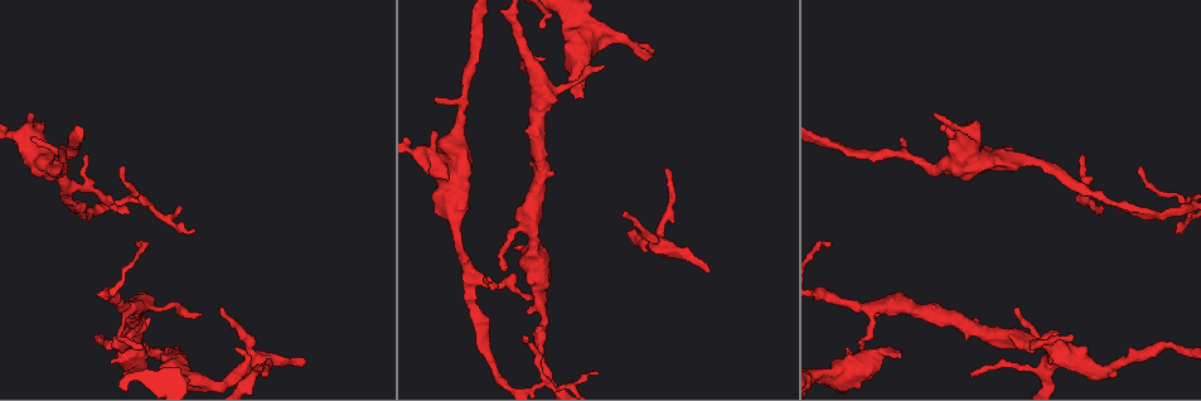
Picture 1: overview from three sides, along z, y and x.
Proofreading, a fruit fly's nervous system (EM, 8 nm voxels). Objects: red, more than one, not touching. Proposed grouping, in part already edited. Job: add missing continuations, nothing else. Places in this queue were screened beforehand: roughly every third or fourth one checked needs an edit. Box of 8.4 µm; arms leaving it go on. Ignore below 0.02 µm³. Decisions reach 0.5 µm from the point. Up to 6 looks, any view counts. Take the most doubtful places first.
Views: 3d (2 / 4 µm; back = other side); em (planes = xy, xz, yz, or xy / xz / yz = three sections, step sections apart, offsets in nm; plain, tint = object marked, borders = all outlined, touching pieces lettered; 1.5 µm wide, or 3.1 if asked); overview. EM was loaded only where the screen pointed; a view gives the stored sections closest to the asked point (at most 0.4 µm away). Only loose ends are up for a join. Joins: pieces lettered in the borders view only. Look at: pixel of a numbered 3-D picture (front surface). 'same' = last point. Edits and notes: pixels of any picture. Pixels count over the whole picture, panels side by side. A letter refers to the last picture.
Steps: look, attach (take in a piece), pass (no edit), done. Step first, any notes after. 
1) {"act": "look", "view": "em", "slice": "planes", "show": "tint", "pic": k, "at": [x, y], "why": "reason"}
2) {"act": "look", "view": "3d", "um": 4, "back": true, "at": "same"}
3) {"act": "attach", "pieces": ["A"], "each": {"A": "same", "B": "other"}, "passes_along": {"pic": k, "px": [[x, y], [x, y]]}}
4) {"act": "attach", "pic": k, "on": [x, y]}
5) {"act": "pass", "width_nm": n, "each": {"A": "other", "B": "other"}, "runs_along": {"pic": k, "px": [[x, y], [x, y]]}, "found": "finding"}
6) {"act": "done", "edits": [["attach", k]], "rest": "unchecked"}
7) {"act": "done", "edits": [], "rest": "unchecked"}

{"act": "look", "view": "em", "slice": "xz", "step": 4, "show": "borders", "pic": 1, "at": [901, 356]}

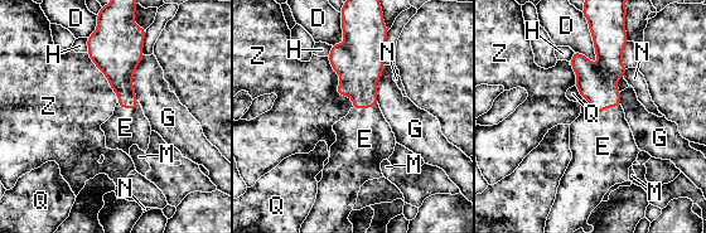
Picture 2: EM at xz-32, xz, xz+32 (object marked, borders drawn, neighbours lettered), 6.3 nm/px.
{"act": "look", "view": "em", "slice": "planes", "show": "borders", "at": "same"}

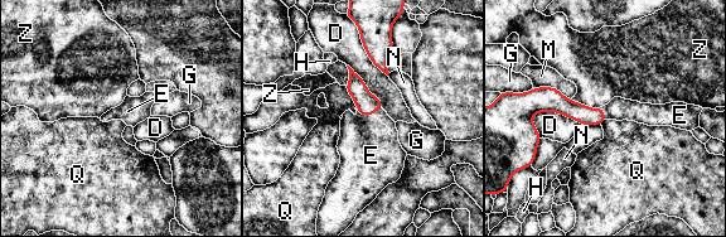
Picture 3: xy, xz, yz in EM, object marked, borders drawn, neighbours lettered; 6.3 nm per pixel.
{"act": "attach", "pieces": ["E"], "each": {"D": "other", "E": "same", "G": "other", "H": "other", "M": "other", "N": "other", "Q": "other", "Z": "other"}, "passes_along": {"pic": 3, "px": [[367, 104], [367, 115], [371, 154]]}, "found": "it goes on there"}

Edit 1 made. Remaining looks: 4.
{"act": "look", "view": "overview", "why": "redraw"}

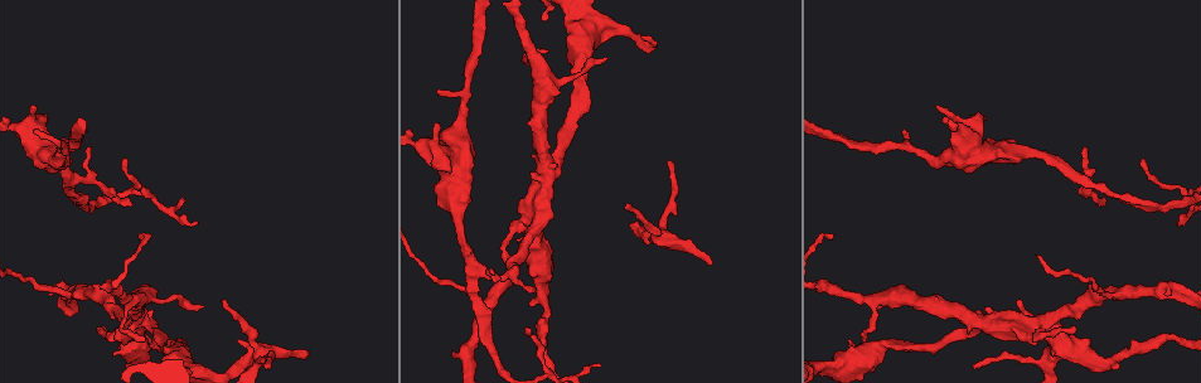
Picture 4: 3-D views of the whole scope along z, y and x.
{"act": "look", "view": "3d", "um": 4, "pic": 4, "at": [973, 367], "why": "branch stops here"}

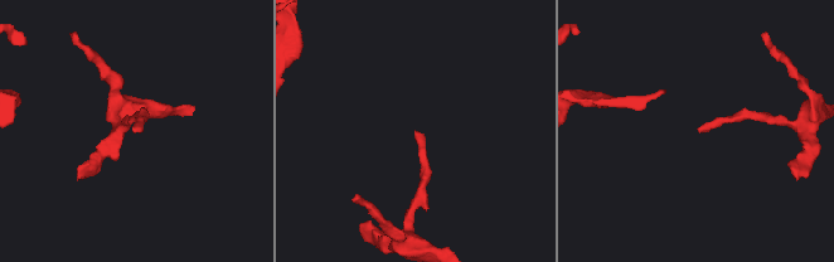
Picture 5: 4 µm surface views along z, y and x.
{"act": "look", "view": "em", "slice": "xy", "step": 4, "show": "tint", "pic": 5, "at": [133, 129], "why": "now the EM"}

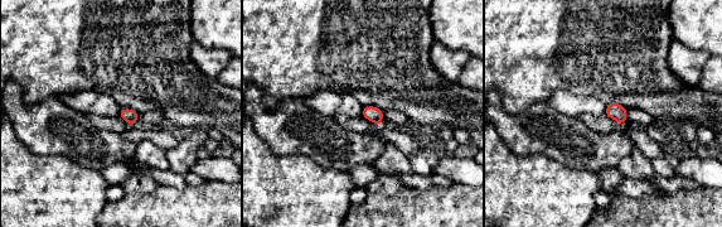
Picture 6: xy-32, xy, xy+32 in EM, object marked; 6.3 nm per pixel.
{"act": "look", "view": "em", "slice": "planes", "show": "borders", "at": "same"}

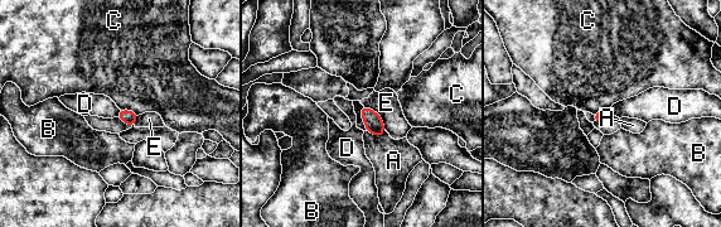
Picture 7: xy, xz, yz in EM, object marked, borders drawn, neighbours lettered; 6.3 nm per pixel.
{"act": "pass", "each": {"A": "other", "B": "other", "C": "other", "D": "other", "E": "other"}, "border": {"pic": 7, "px": [[611, 106], [617, 115]]}, "found": "no lettered piece goes on from it"}

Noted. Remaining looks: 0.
{"act": "done", "edits": [["attach", 3]], "rest": "unchecked"}

